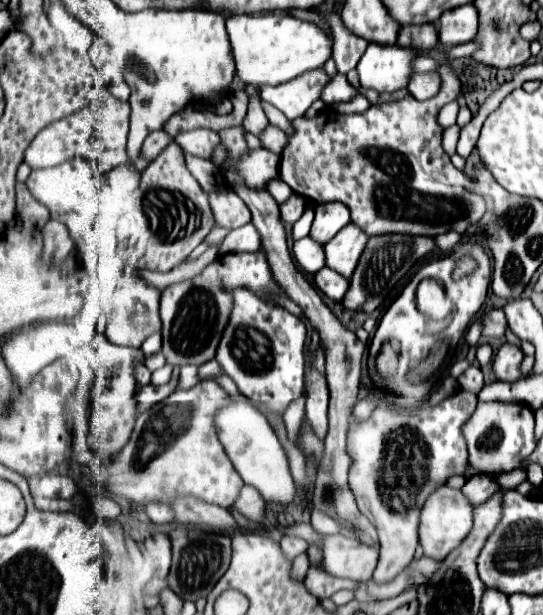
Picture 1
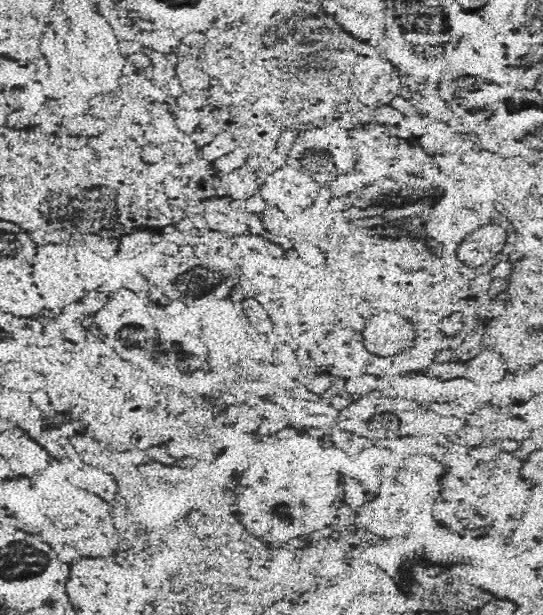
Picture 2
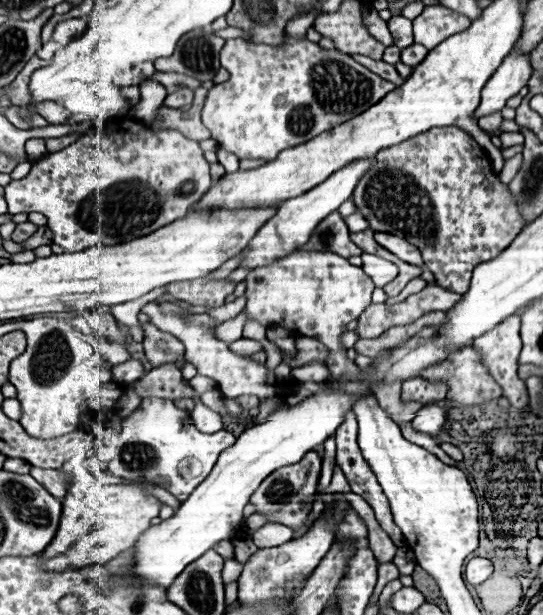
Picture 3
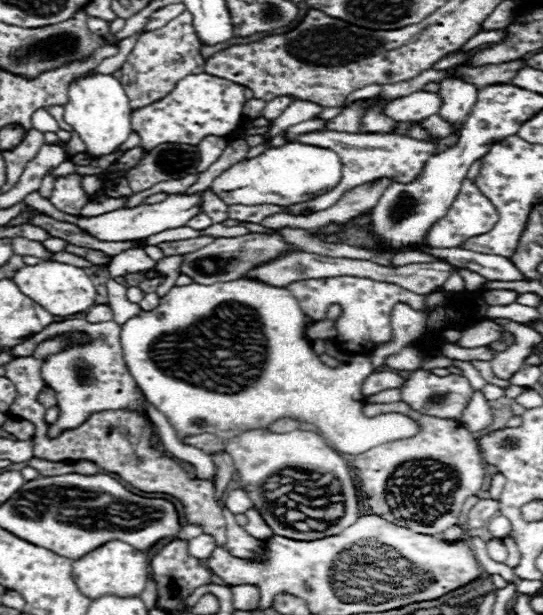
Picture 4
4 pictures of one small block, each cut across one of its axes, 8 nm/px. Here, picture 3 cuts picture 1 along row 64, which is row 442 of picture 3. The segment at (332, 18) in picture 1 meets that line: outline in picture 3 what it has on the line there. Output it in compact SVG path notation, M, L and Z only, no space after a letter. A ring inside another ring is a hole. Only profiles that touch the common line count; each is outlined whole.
M348 412L348 414L344 416L344 424L340 424L340 428L336 430L336 446L338 446L338 454L336 454L338 460L336 460L336 464L344 470L348 482L350 482L350 486L352 486L352 492L360 494L360 496L374 508L376 520L380 522L382 530L394 540L396 546L406 546L406 540L404 540L400 528L398 528L398 526L394 524L394 520L392 520L392 512L390 512L390 506L388 506L388 498L382 494L382 488L378 486L374 472L368 468L368 464L366 464L364 458L362 458L362 452L360 452L360 448L358 448L358 444L356 444L356 434L358 434L356 416L354 416L354 412Z

